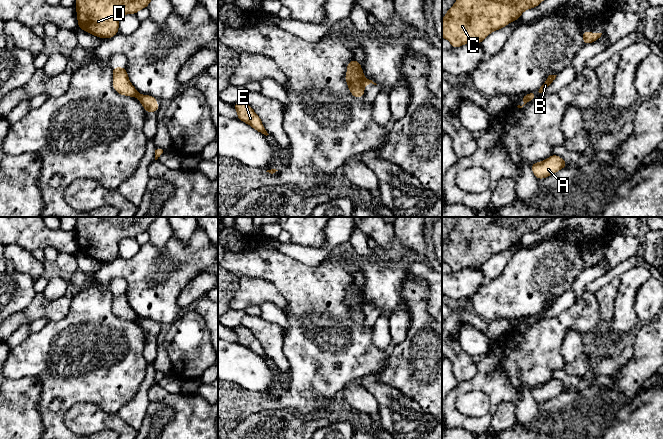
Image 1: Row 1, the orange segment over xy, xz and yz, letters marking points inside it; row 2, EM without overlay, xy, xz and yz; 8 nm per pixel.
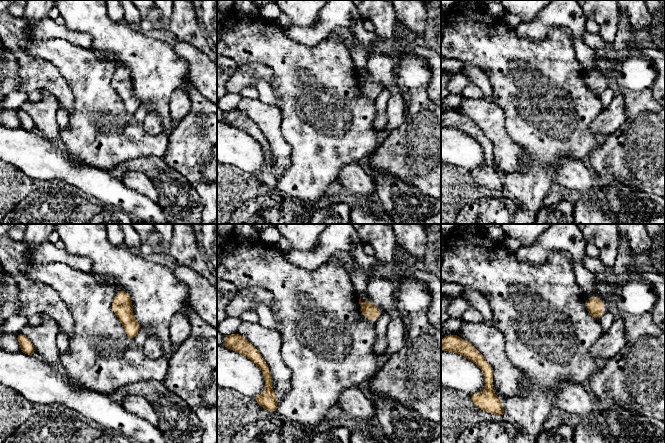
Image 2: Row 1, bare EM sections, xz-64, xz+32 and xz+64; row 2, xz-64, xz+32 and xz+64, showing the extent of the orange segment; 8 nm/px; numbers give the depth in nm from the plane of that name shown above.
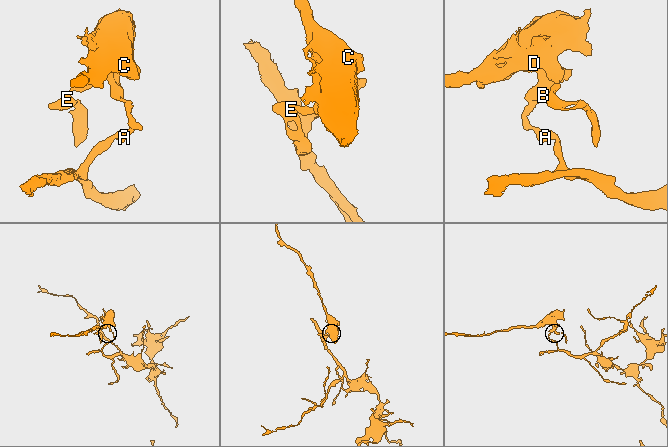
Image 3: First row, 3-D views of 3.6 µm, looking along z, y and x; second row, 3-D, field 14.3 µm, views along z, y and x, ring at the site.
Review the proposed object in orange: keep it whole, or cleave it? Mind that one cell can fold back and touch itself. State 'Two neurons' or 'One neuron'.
Two neurons

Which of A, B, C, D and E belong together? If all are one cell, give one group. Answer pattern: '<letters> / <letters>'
A / B C D E

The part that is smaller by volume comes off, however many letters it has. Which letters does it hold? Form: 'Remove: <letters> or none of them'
Remove: B, C, D, E

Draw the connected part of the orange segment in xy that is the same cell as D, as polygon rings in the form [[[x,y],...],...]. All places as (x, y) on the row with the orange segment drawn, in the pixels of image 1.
[[[77,0],[78,28],[100,38],[118,33],[119,19],[147,8],[151,0]]]

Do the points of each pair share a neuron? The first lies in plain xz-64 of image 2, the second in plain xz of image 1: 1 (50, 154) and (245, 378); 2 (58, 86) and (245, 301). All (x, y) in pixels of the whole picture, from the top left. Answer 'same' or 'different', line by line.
1: same
2: same

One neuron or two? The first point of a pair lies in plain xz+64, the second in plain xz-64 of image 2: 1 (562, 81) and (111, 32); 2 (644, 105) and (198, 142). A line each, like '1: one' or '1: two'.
1: two
2: one

